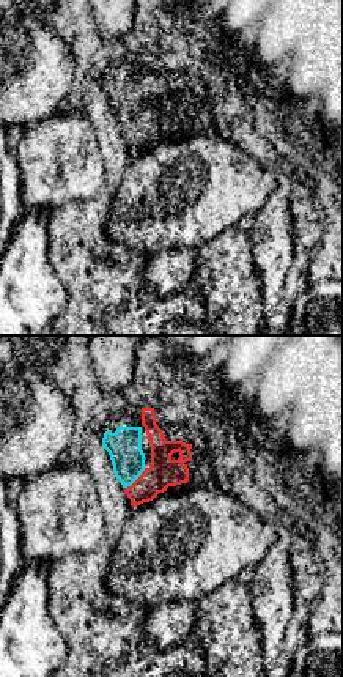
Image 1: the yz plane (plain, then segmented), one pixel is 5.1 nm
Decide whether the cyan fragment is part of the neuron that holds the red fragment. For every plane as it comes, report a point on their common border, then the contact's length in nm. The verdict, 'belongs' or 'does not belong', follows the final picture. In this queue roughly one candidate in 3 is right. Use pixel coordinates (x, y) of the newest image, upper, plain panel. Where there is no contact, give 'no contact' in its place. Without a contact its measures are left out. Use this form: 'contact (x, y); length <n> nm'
contact (137, 126); length 160 nm

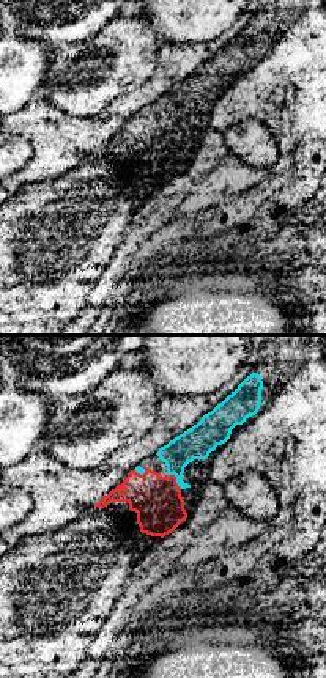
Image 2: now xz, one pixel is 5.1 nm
contact (175, 128); length 100 nm

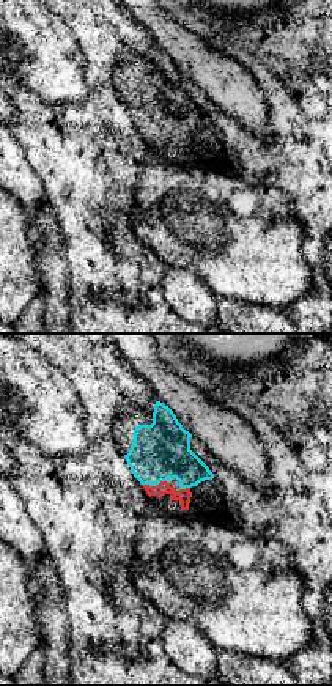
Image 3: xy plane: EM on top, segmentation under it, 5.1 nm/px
contact (153, 134); length 130 nm

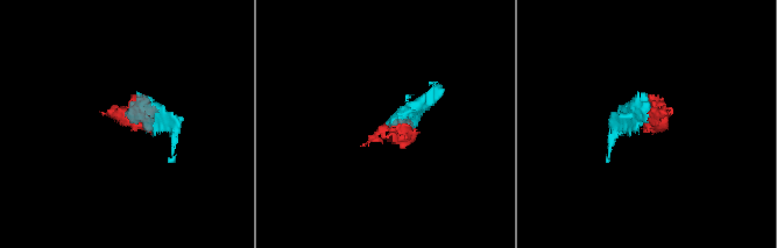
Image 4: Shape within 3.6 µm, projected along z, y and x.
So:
belongs

